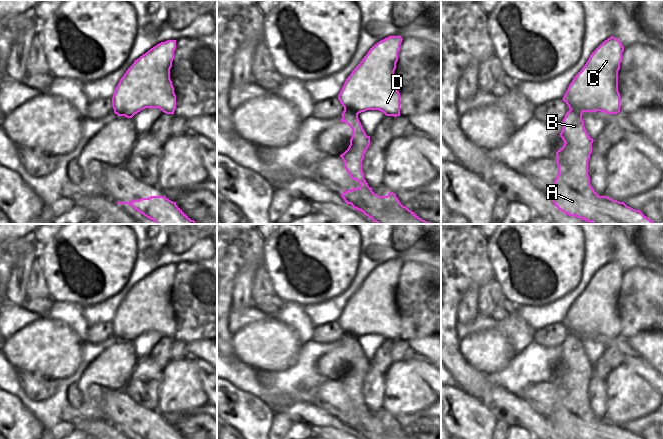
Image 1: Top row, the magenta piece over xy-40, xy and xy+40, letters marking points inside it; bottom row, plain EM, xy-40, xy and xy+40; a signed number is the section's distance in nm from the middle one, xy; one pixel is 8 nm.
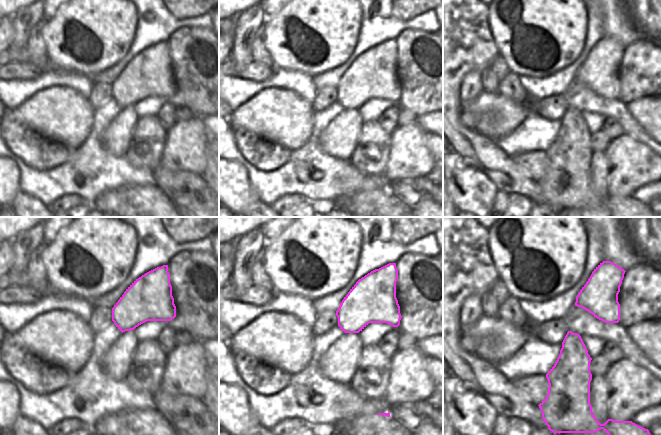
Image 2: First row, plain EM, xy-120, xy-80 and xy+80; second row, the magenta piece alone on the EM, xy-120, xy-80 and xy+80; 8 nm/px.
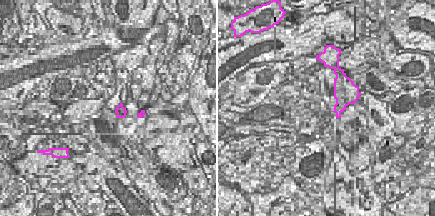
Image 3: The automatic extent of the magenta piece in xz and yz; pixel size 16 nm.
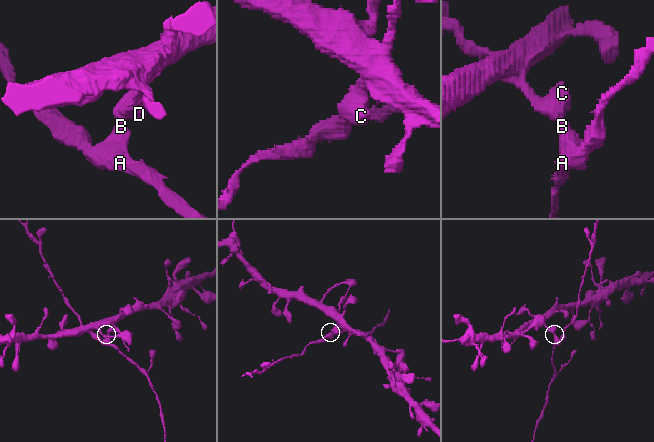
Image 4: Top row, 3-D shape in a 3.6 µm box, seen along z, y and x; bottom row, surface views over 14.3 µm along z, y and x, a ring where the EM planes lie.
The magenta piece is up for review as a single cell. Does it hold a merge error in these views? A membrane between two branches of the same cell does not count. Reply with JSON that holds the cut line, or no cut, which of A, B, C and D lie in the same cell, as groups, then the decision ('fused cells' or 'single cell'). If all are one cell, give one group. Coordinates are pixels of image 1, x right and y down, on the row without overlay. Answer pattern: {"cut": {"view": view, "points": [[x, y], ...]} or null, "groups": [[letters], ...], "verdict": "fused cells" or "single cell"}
{"cut": {"view": "xy", "points": [[344, 333], [354, 335], [357, 338]]}, "groups": [["A", "B"], ["C", "D"]], "verdict": "fused cells"}

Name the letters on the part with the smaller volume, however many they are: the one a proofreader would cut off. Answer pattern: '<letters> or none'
A, B

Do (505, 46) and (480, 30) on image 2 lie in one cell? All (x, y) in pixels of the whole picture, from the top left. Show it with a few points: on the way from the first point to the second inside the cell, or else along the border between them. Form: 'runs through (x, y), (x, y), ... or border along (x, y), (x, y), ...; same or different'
border along (487, 16), (489, 29), (499, 53); different

